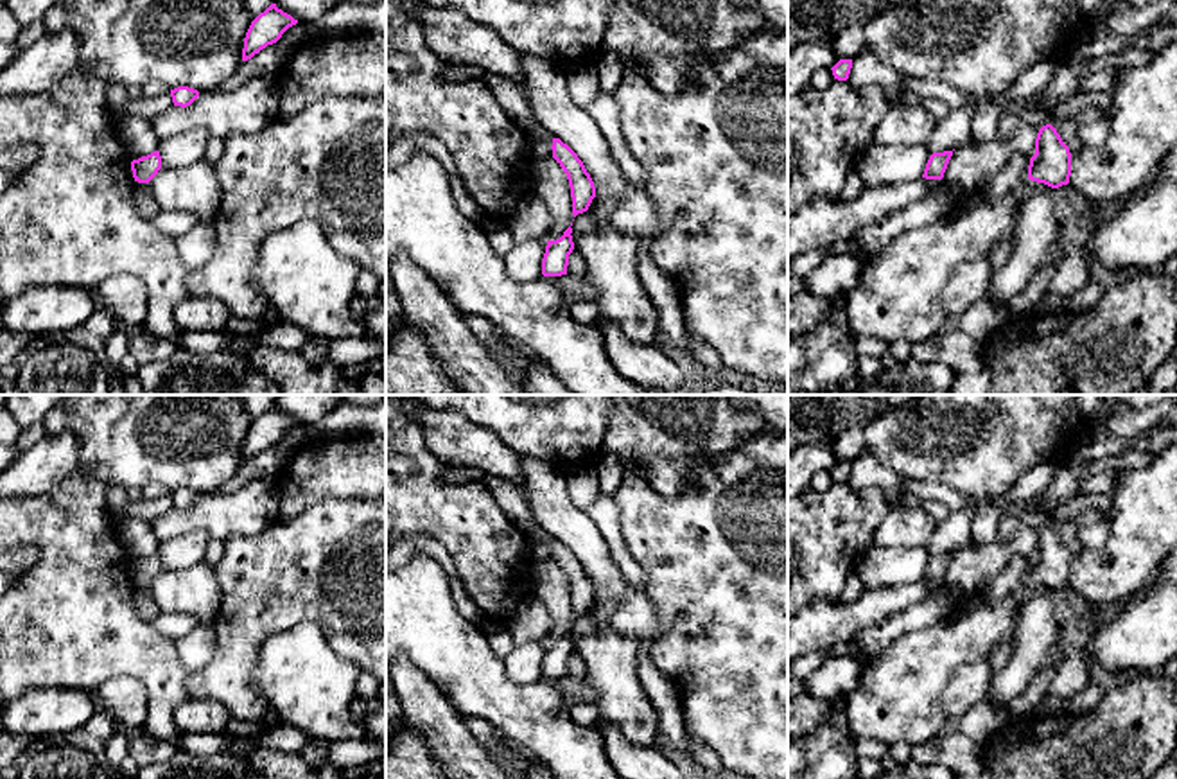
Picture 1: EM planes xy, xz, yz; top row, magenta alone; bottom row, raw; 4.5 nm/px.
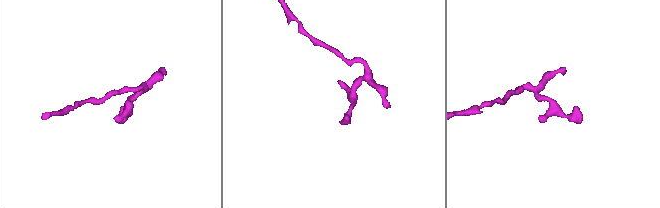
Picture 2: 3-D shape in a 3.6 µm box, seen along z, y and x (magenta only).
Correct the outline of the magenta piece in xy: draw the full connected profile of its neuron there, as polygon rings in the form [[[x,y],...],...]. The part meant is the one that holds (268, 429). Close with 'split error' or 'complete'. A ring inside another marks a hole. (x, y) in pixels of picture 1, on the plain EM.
[[[271,406],[251,424],[244,440],[242,463],[251,461],[267,447],[276,445],[296,425],[298,422],[278,411],[276,406]]] | complete

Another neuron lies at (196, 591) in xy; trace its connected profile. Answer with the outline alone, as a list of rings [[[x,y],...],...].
[[[206,560],[187,569],[161,569],[147,587],[161,614],[190,614],[214,623],[221,607],[215,565]]]

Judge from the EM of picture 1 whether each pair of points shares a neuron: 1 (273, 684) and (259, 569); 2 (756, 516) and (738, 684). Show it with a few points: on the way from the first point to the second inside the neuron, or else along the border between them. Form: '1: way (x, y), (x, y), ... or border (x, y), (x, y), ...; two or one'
1: border (305, 620), (273, 634), (264, 643), (252, 679); two
2: way (756, 557), (750, 564), (750, 643); one

